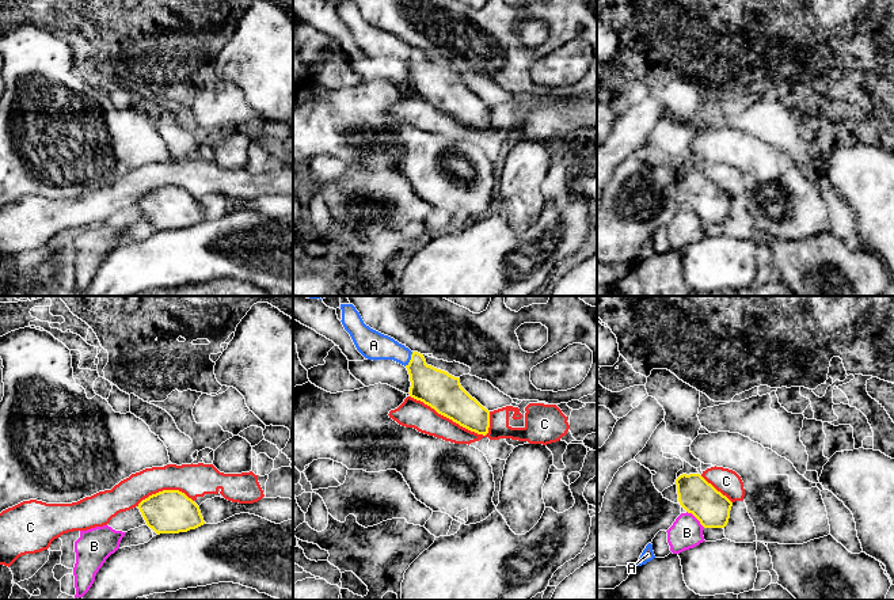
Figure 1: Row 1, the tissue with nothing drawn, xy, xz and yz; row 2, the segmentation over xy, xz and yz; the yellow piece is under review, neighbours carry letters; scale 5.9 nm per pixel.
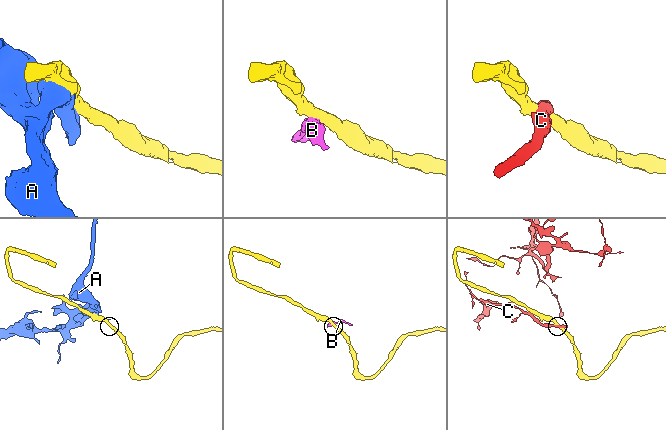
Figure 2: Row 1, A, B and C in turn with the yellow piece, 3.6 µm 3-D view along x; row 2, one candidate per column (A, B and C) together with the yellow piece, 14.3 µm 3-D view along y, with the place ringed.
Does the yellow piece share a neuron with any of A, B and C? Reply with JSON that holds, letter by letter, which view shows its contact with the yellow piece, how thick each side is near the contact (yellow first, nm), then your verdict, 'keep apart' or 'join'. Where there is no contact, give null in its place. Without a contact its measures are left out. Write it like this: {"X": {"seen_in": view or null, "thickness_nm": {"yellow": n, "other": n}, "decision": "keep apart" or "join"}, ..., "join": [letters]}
{"A": {"seen_in": "xz", "thickness_nm": {"yellow": 220, "other": 170}, "decision": "keep apart"}, "B": {"seen_in": "yz", "thickness_nm": {"yellow": 220, "other": 190}, "decision": "keep apart"}, "C": {"seen_in": "xz", "thickness_nm": {"yellow": 220, "other": 170}, "decision": "keep apart"}, "join": []}

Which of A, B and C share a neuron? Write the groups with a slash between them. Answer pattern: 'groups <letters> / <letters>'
groups A / B / C

